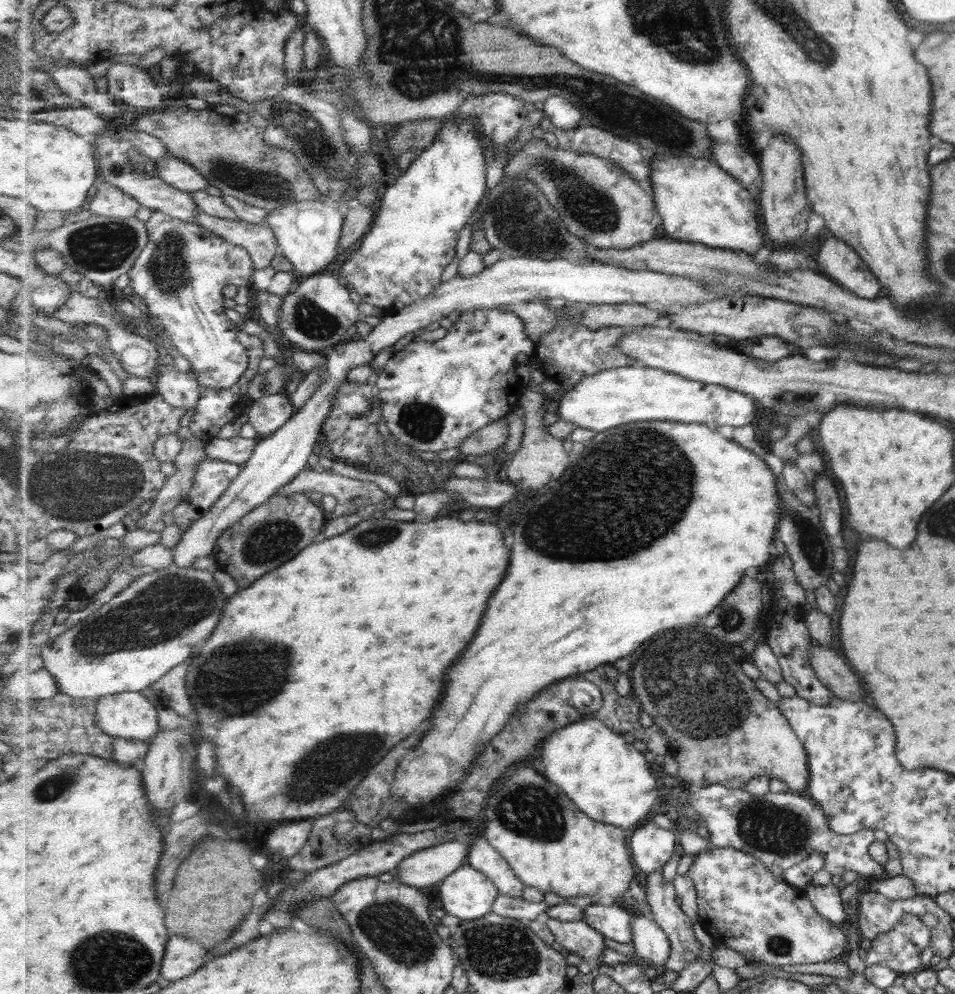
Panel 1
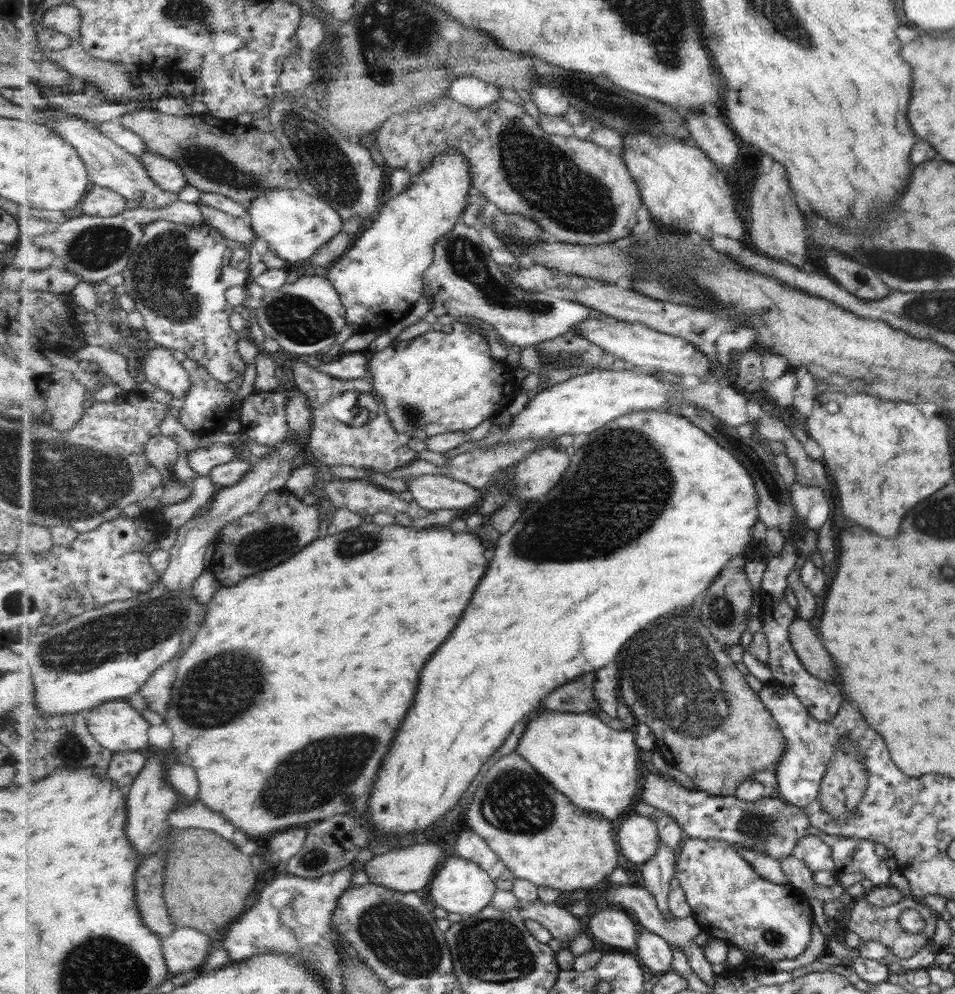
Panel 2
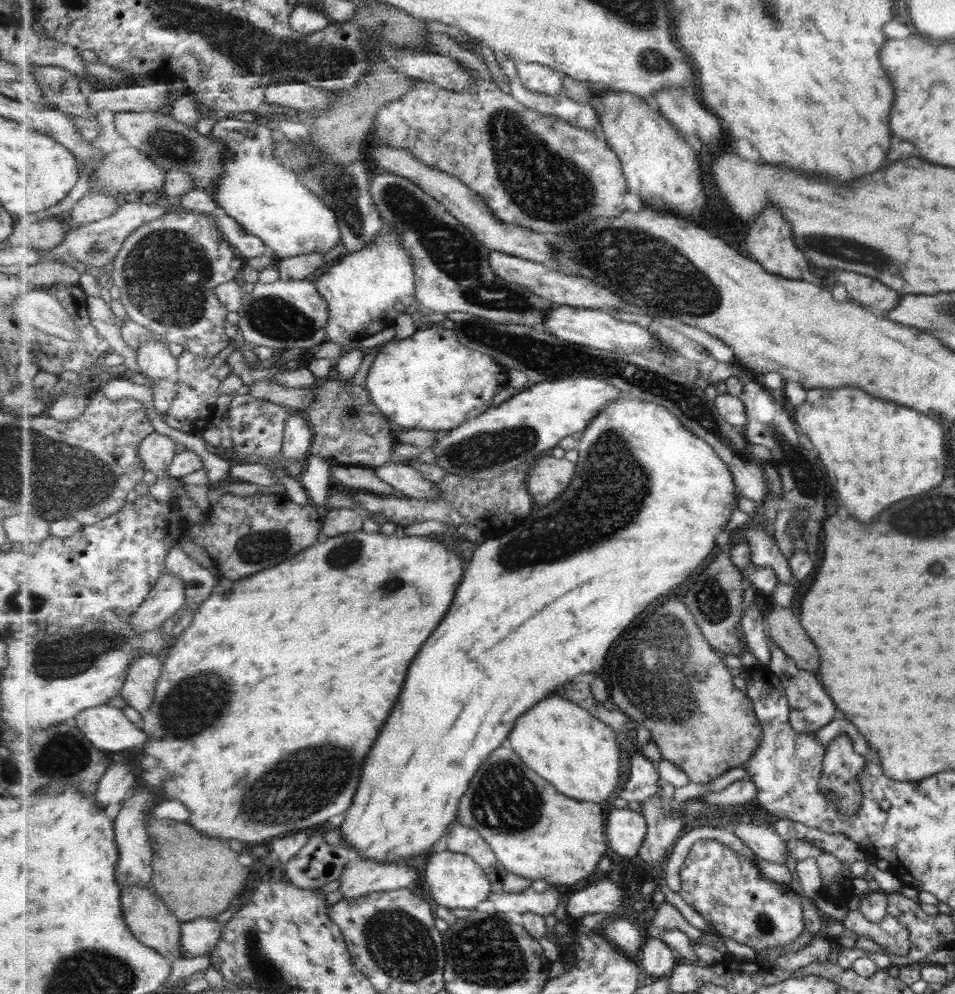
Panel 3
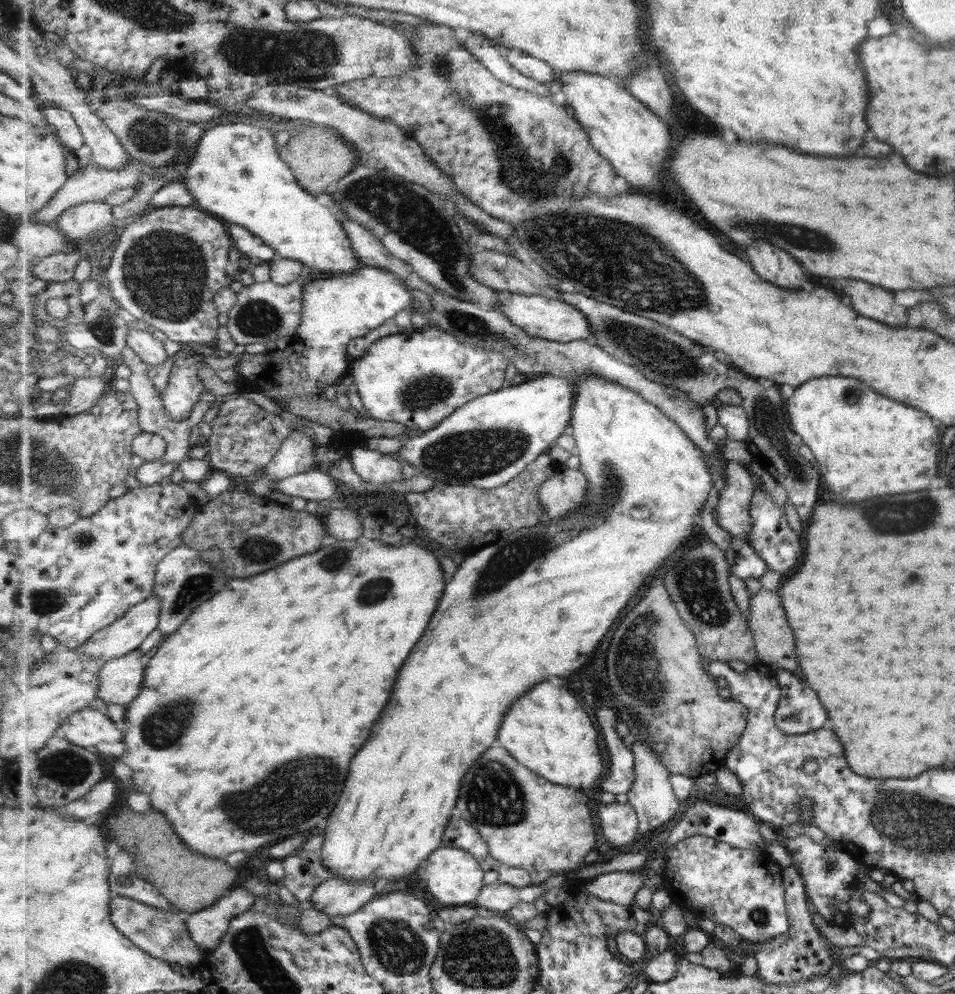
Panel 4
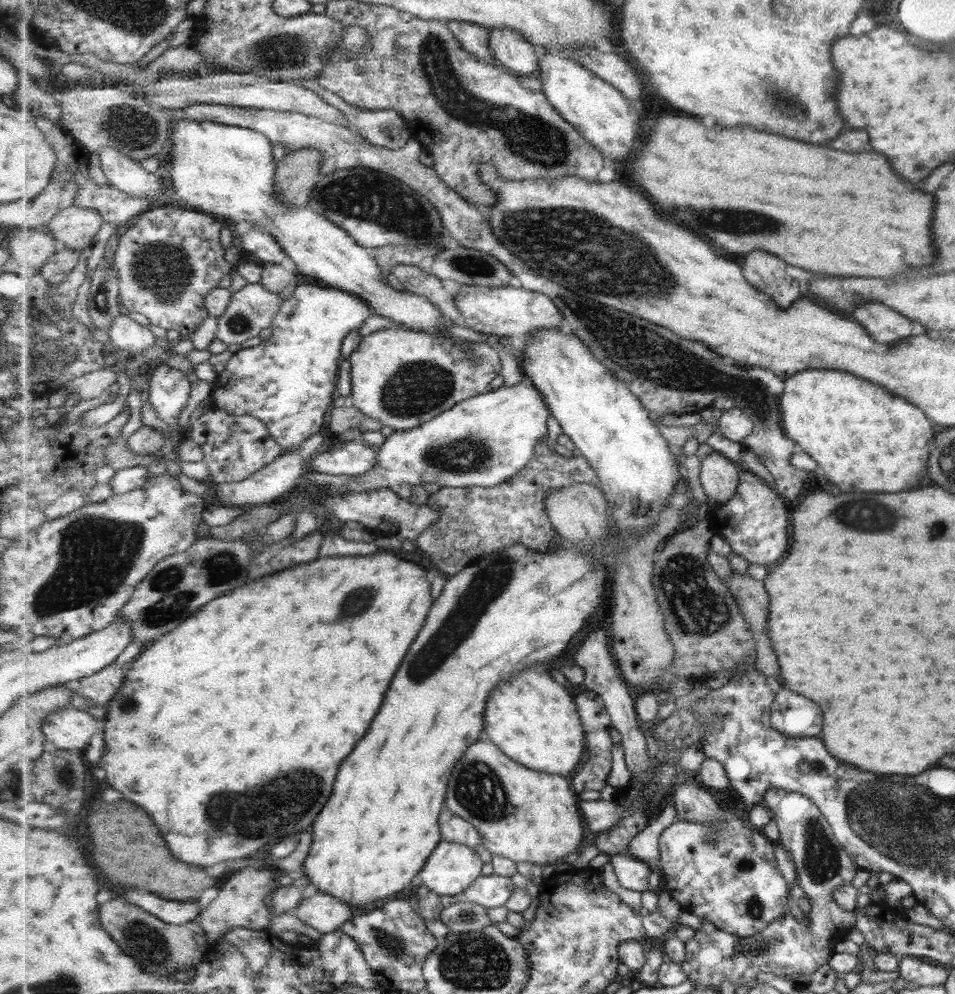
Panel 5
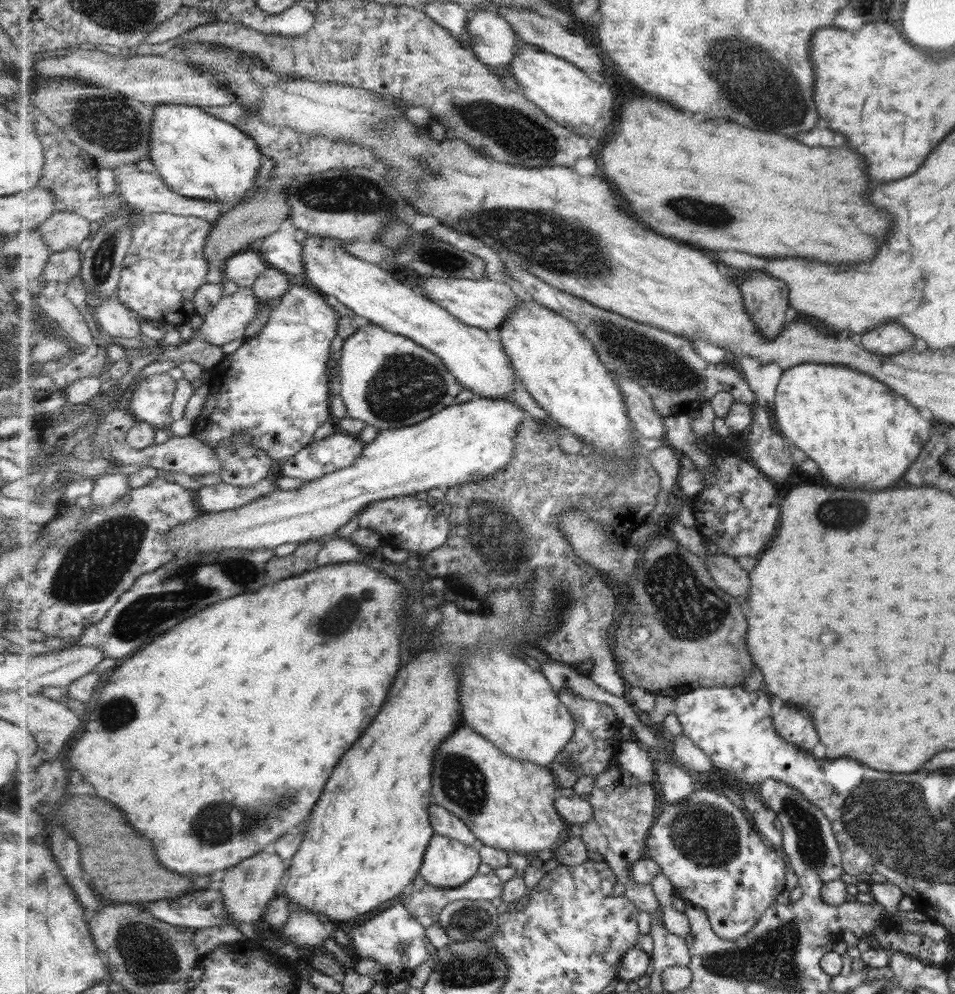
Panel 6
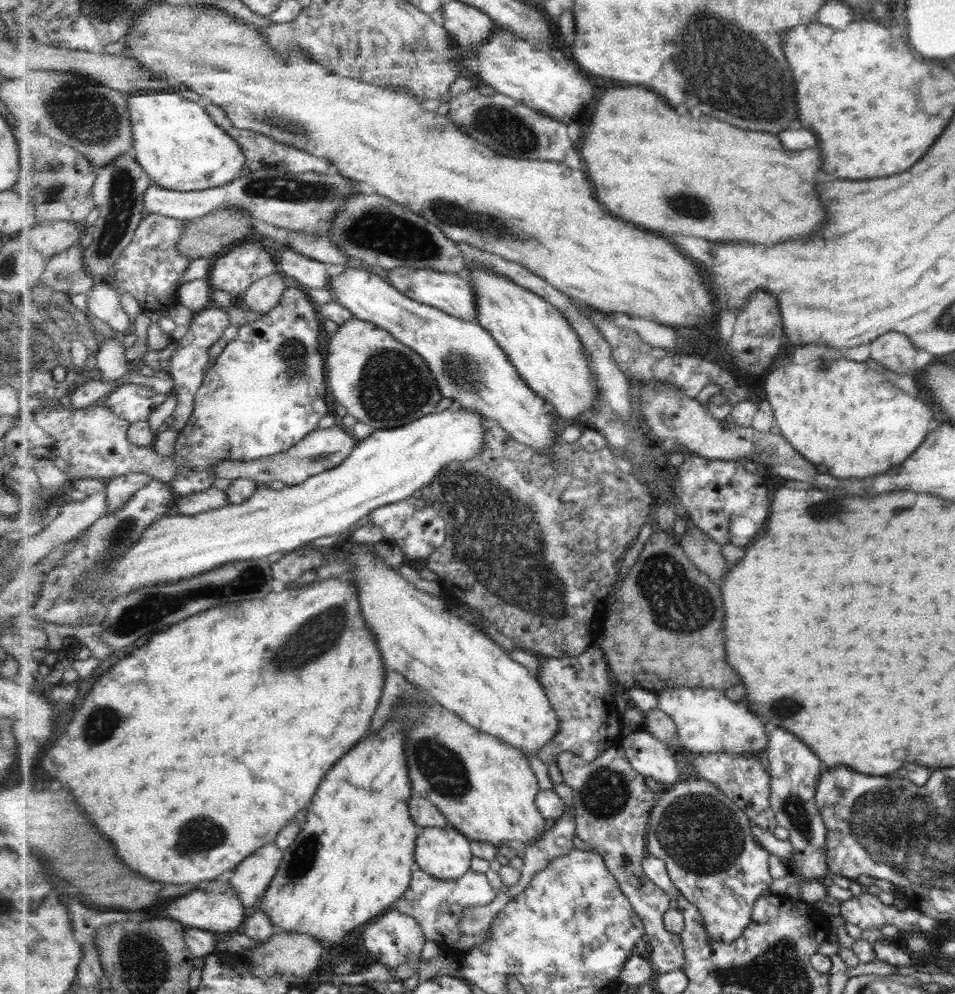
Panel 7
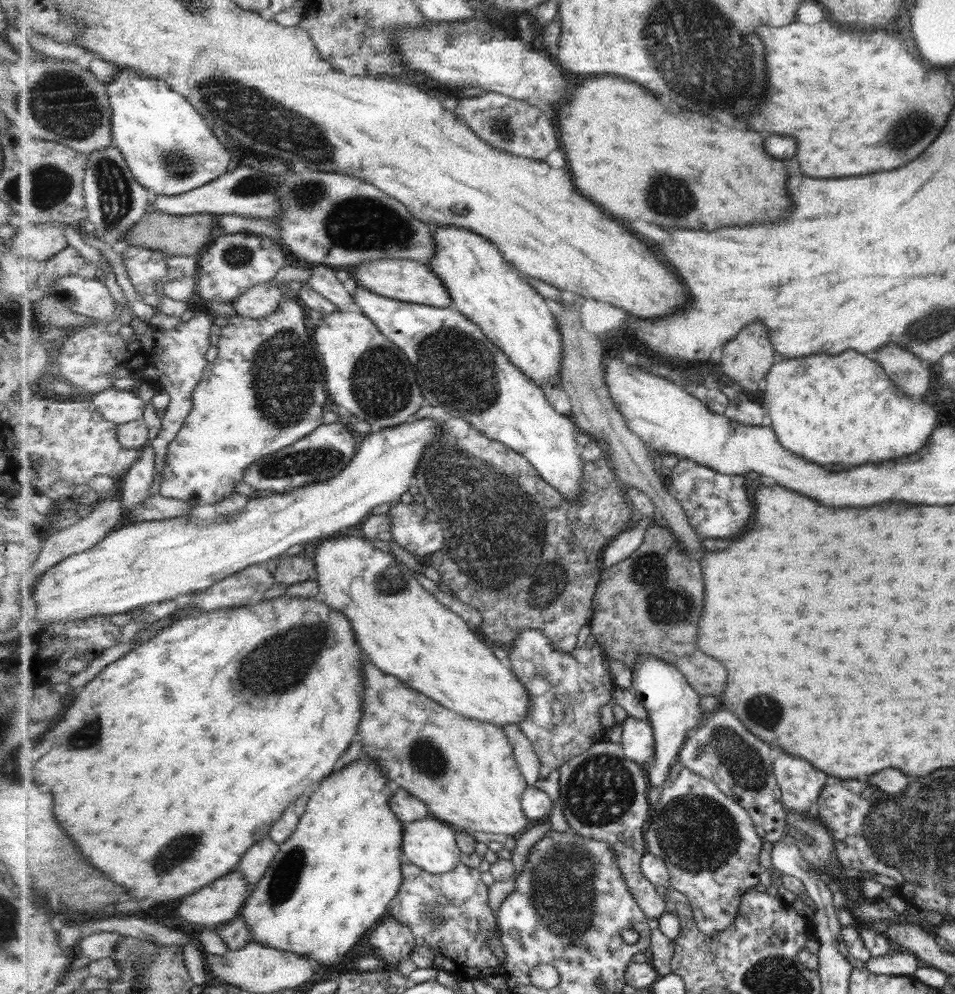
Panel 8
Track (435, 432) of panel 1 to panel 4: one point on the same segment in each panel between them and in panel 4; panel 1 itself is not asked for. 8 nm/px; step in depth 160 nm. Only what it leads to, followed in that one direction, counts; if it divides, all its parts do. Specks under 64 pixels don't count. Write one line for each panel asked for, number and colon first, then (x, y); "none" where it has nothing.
2: (438, 382)
3: (432, 381)
4: (418, 377)

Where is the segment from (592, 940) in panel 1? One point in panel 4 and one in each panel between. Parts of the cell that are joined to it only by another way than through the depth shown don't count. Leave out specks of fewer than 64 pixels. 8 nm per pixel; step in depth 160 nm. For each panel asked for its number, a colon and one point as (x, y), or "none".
2: (563, 926)
3: (546, 902)
4: (503, 897)

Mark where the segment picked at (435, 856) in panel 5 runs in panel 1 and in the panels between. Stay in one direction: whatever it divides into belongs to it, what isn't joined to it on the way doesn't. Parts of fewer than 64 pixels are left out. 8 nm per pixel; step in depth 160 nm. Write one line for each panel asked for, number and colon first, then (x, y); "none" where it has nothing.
1: (468, 893)
2: (459, 885)
3: (453, 879)
4: (453, 875)

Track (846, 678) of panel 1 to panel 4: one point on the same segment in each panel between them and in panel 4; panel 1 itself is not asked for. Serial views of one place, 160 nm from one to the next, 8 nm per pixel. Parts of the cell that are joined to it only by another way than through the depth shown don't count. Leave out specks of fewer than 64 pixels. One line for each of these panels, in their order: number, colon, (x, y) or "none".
2: (803, 639)
3: (783, 629)
4: (775, 643)

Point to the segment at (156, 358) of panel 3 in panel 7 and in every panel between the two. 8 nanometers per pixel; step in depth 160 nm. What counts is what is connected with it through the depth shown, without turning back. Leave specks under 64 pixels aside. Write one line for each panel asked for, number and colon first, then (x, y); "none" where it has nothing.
4: (149, 347)
5: (127, 334)
6: (117, 319)
7: (104, 300)

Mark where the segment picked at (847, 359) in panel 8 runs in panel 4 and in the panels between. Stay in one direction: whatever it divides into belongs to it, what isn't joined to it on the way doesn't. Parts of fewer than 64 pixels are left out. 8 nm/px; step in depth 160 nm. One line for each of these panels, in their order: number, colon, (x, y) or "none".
4: (865, 444)
5: (864, 438)
6: (862, 435)
7: (839, 413)

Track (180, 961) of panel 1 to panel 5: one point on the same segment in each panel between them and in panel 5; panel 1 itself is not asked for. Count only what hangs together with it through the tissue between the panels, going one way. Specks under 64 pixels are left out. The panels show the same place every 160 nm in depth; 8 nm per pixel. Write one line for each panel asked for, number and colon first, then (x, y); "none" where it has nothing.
2: (186, 949)
3: (199, 937)
4: (207, 927)
5: (241, 903)

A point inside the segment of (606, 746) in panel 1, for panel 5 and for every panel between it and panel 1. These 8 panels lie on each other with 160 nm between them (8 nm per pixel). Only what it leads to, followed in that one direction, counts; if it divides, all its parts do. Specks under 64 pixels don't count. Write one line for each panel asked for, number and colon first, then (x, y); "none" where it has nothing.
2: (595, 765)
3: (558, 738)
4: (546, 729)
5: (532, 718)

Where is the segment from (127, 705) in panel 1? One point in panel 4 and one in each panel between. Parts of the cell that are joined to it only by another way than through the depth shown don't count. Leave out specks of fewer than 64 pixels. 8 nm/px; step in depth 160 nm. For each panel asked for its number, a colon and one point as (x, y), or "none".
2: (116, 725)
3: (107, 727)
4: (88, 727)

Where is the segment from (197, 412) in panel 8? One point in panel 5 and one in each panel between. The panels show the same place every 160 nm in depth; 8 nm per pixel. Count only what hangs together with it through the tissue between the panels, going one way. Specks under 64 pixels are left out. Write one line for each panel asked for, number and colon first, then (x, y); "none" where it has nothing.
5: (289, 381)
6: (275, 385)
7: (266, 392)

